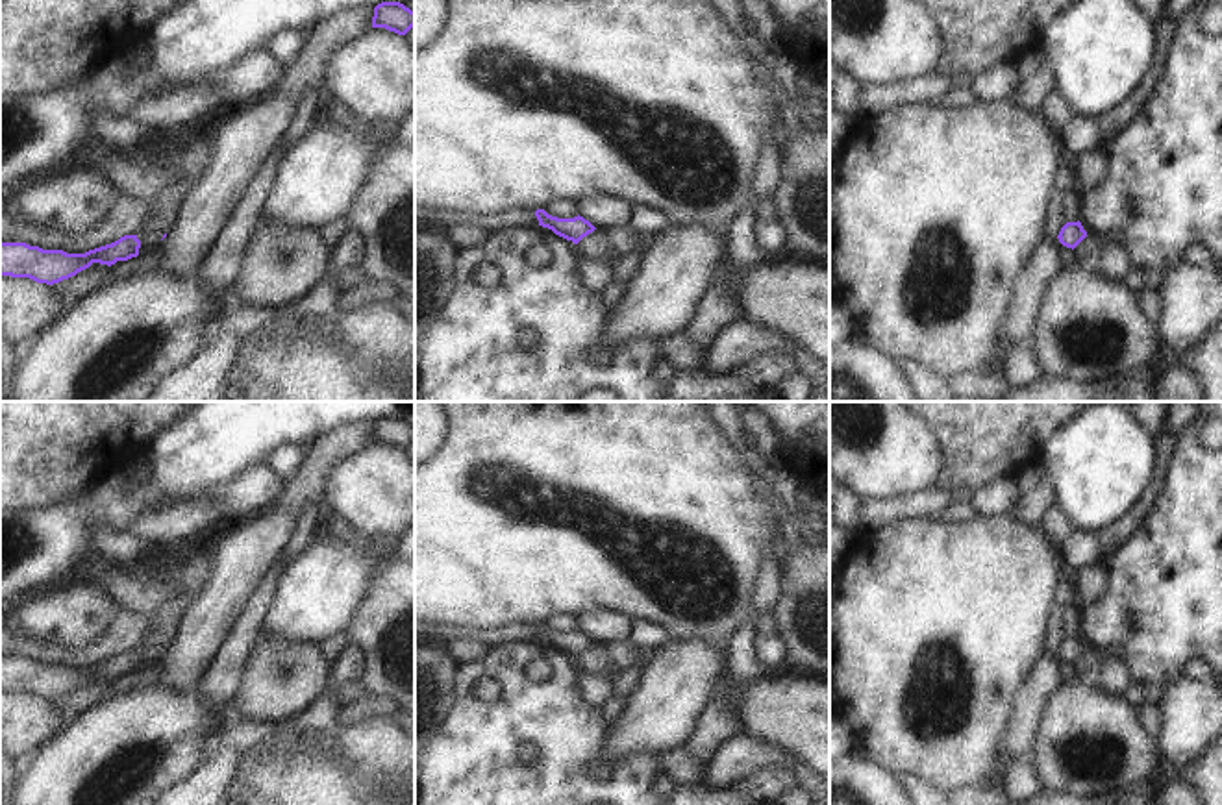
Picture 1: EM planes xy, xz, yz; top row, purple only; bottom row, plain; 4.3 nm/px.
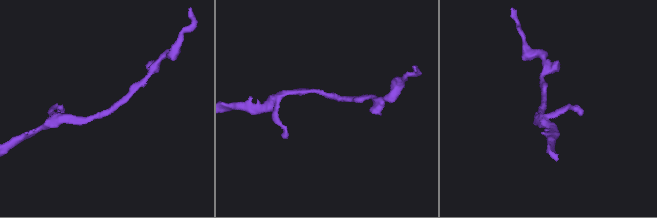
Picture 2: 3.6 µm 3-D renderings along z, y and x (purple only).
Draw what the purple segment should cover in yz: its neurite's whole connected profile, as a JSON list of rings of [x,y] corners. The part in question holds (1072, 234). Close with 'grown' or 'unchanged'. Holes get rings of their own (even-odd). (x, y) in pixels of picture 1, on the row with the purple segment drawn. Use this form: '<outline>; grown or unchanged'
[[[1066,222],[1057,239],[1066,248],[1076,248],[1083,239],[1087,237],[1087,231],[1083,229],[1081,222]]]; unchanged

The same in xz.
[[[537,209],[535,217],[539,220],[539,226],[552,229],[555,235],[572,241],[574,244],[596,229],[580,215],[574,218],[557,218],[548,215],[544,209]]]; unchanged

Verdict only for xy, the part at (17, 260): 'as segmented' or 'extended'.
as segmented

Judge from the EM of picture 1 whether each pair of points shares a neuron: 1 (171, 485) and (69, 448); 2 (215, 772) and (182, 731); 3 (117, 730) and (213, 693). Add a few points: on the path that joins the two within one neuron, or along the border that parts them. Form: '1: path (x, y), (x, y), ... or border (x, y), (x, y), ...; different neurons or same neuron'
1: border (128, 469), (110, 472), (89, 487); different neurons
2: border (221, 728), (208, 755), (173, 785); different neurons
3: border (197, 689), (219, 728); different neurons

